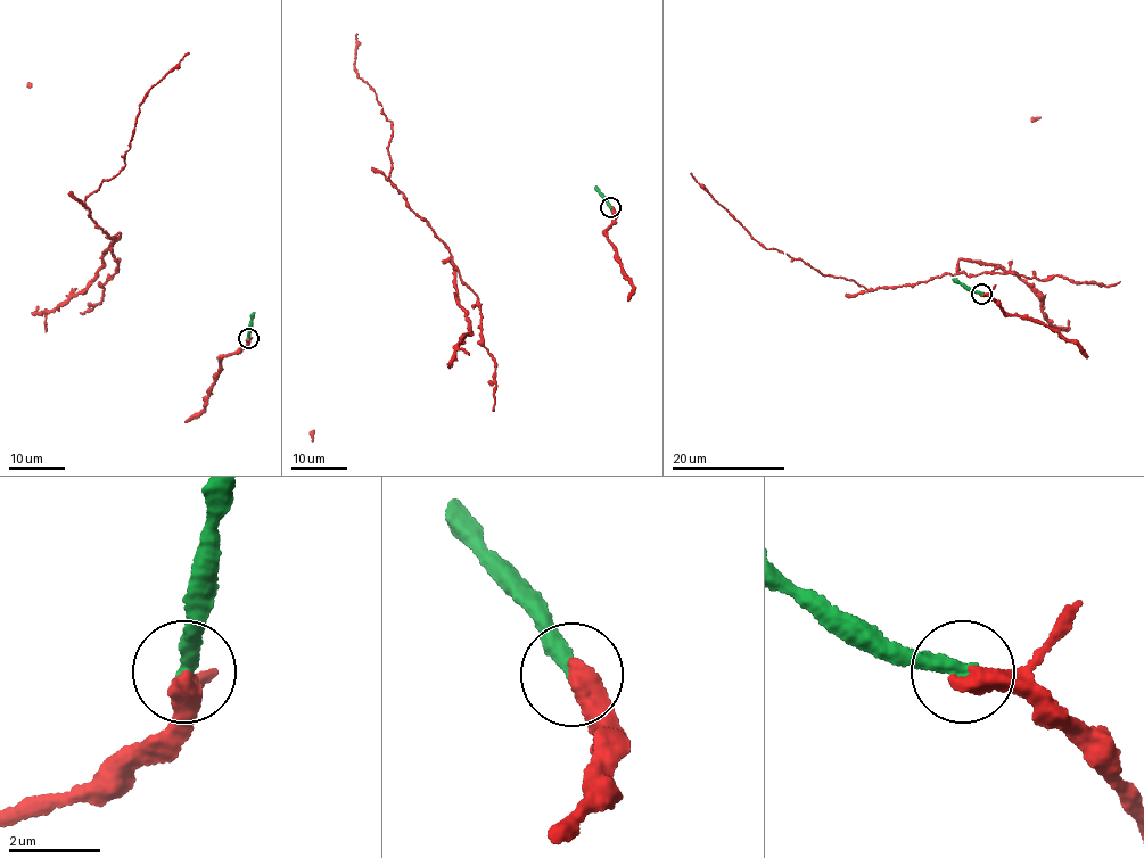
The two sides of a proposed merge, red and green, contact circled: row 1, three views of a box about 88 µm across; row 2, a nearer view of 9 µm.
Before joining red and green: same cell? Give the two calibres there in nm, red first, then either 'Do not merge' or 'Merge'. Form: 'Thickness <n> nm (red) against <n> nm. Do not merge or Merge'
Thickness 500 nm (red) against 340 nm. Merge

